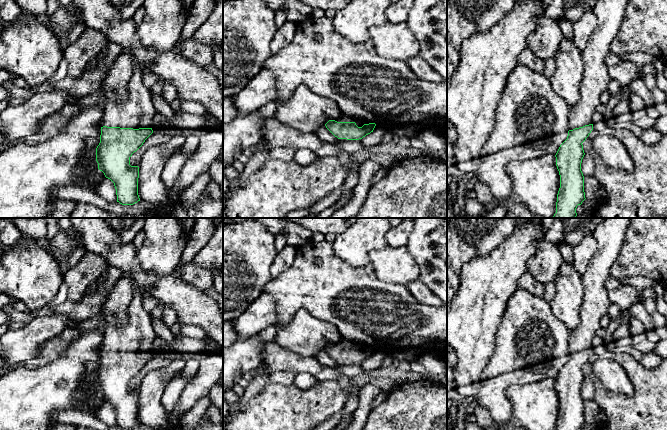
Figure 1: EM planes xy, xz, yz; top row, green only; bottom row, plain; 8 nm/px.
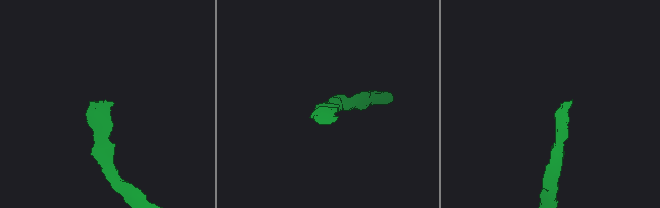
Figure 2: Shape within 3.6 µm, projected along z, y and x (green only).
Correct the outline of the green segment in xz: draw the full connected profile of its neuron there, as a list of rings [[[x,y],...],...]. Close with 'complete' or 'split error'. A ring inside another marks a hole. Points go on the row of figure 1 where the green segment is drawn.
[[[344,115],[336,120],[329,120],[326,128],[338,139],[359,140],[373,132],[376,124]]]; split error

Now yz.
[[[599,0],[593,9],[597,17],[597,26],[588,40],[588,45],[581,51],[583,77],[580,85],[580,96],[570,112],[567,139],[560,145],[555,155],[556,166],[560,175],[560,188],[557,194],[556,213],[552,218],[576,218],[577,206],[581,205],[586,199],[584,176],[581,171],[581,163],[585,155],[582,143],[593,130],[593,113],[601,103],[601,95],[608,90],[611,78],[605,59],[609,55],[609,47],[620,29],[627,3],[628,0]]]; split error

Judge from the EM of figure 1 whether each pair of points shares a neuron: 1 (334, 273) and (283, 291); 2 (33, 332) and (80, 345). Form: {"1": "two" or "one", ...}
{"1": "one", "2": "two"}

